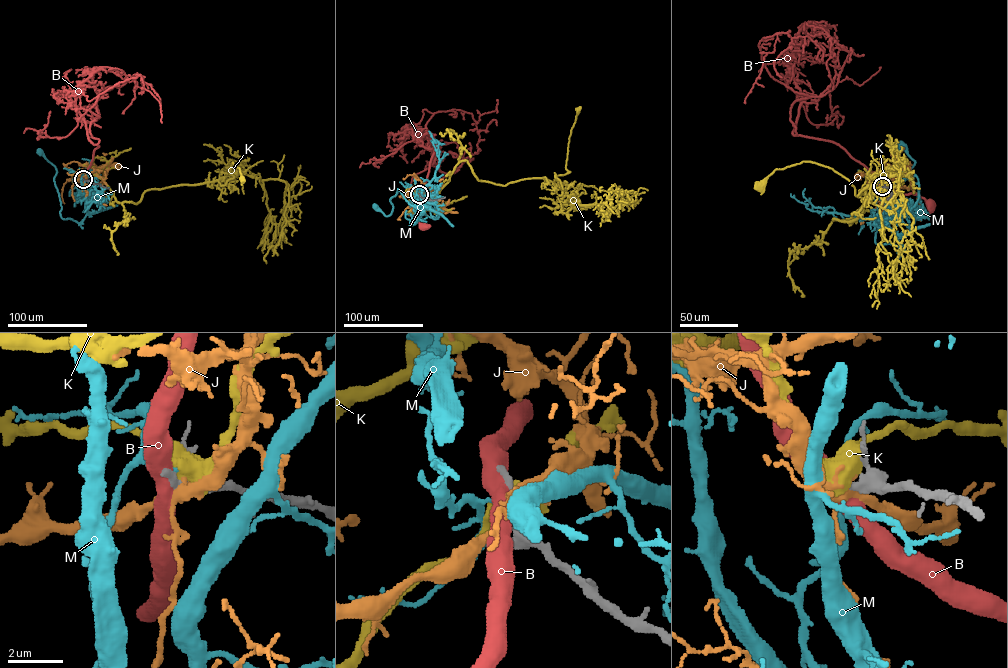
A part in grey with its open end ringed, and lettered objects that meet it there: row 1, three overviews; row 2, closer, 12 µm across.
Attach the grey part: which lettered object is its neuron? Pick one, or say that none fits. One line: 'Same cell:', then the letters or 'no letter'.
Same cell: no letter

